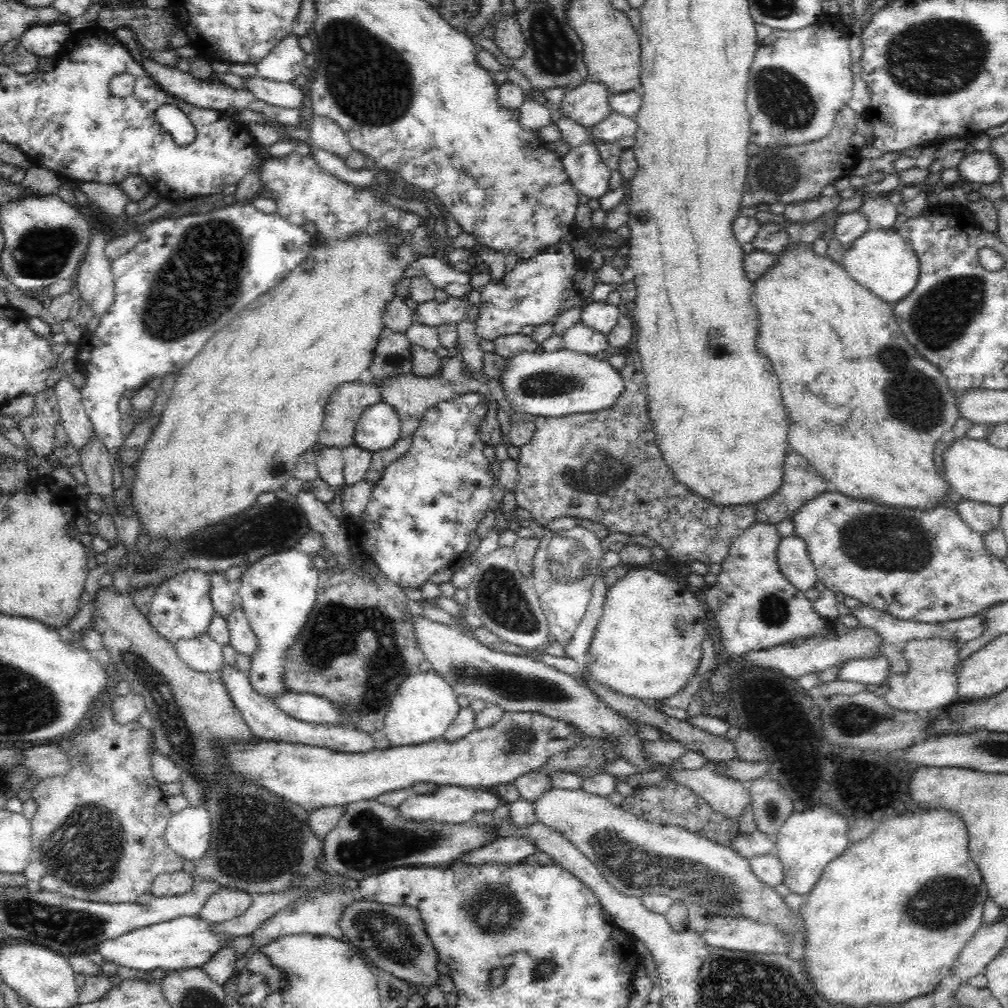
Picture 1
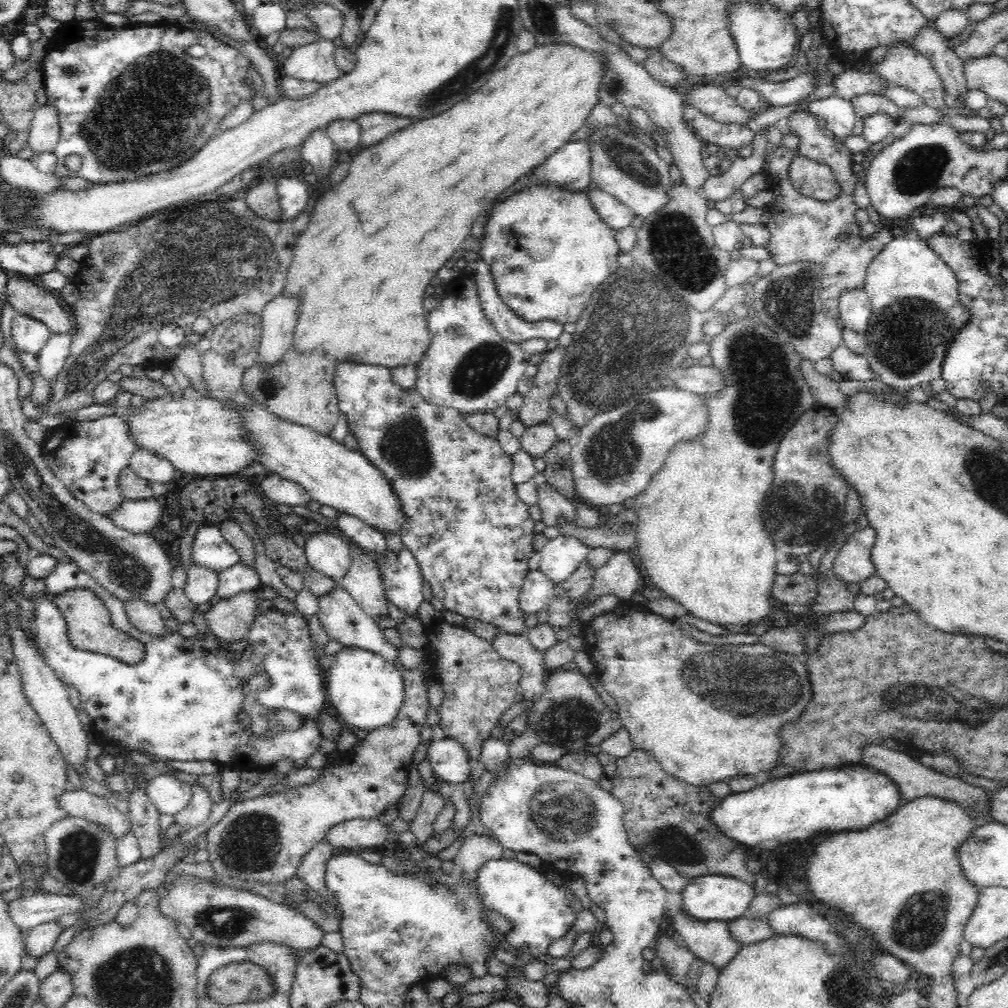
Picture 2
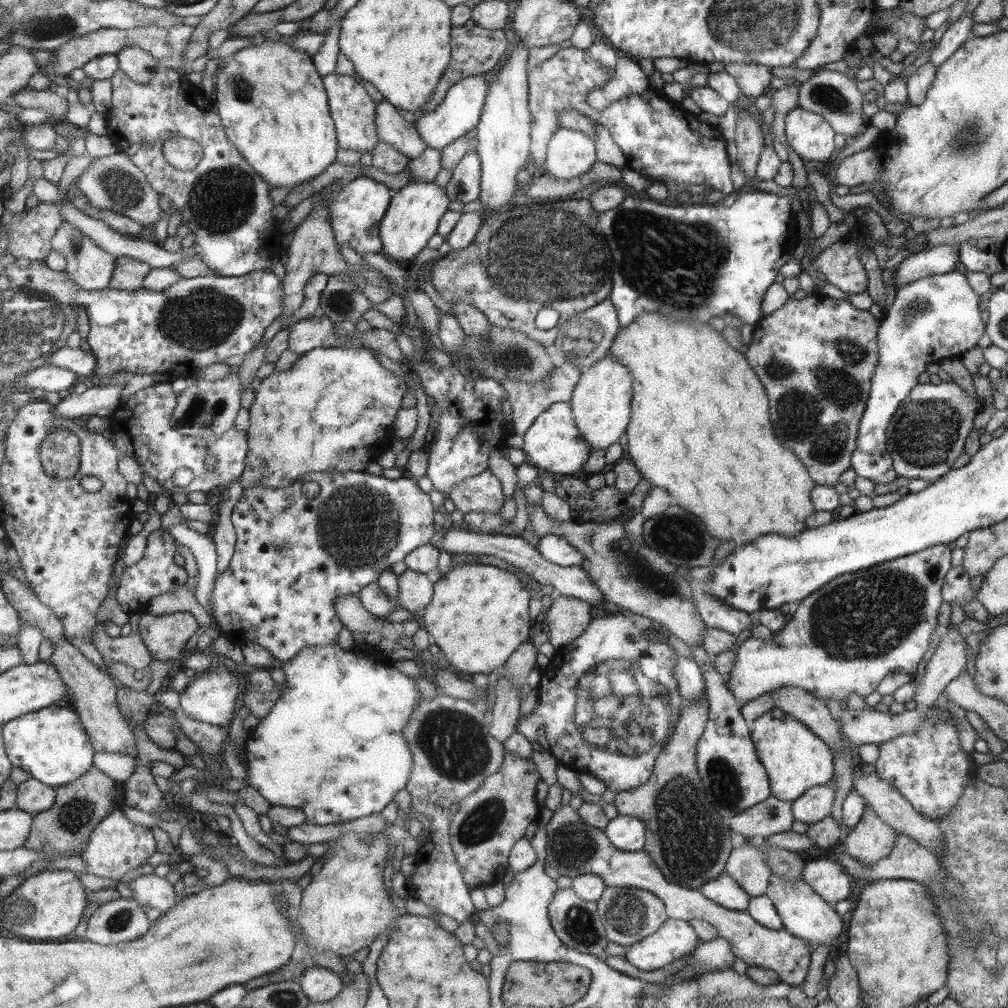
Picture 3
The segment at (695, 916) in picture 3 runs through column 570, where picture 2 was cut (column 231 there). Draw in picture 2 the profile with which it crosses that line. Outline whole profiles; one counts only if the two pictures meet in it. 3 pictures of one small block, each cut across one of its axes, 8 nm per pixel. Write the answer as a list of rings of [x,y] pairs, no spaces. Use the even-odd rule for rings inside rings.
[[[419,670],[402,672],[404,704],[396,718],[386,726],[370,730],[356,754],[344,752],[346,756],[342,754],[338,766],[322,768],[322,778],[315,784],[233,804],[222,820],[207,832],[209,861],[215,875],[250,882],[286,882],[297,874],[301,861],[334,826],[354,819],[377,819],[390,804],[401,802],[407,790],[413,752],[423,742],[420,730],[424,728],[430,707],[423,680]]]

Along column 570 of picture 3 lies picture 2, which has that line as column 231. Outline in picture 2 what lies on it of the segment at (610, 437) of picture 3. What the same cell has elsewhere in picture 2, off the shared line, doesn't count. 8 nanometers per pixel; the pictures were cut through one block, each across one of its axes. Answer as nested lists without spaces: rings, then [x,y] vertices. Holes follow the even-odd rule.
[[[241,388],[229,403],[243,405],[243,422],[248,427],[252,443],[259,448],[260,463],[266,468],[267,474],[277,474],[303,486],[310,498],[320,502],[321,506],[330,506],[337,512],[352,514],[384,535],[386,532],[399,534],[403,529],[407,517],[403,514],[403,507],[400,506],[391,483],[362,453],[349,450],[330,436],[320,435],[301,423],[286,422],[268,411],[264,403],[252,401],[241,392]]]

